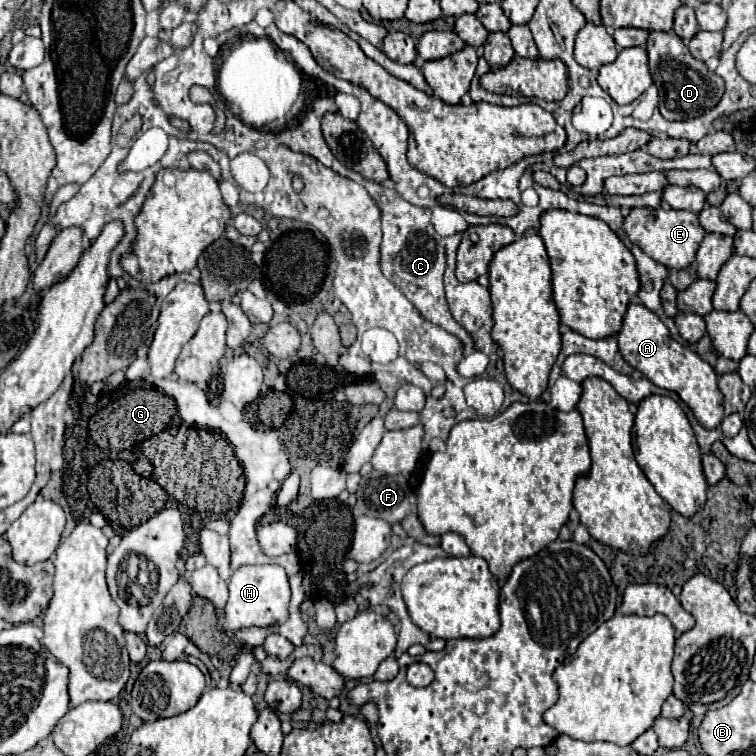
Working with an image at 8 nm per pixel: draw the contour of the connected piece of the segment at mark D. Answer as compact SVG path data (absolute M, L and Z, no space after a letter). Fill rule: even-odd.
M649 32L647 54L651 56L649 68L655 86L659 88L659 112L665 120L691 120L703 116L719 104L725 94L725 82L711 72L703 62L695 60L683 40L671 32Z

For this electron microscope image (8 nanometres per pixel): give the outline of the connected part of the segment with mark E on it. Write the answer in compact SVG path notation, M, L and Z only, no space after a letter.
M633 208L631 214L625 218L623 230L627 238L639 246L645 254L649 254L653 260L661 262L669 270L683 270L689 264L693 264L697 256L697 248L701 246L701 240L705 238L705 230L699 224L697 214L685 212L685 210L671 210L671 208Z

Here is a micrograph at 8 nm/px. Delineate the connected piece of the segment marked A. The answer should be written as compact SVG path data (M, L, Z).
M629 304L627 314L623 318L623 328L617 334L619 352L627 364L635 370L641 370L655 386L665 390L675 390L679 398L693 410L697 420L707 428L713 430L723 420L723 396L717 388L717 374L715 370L705 364L689 346L679 344L669 336L667 326L653 316L643 304Z

